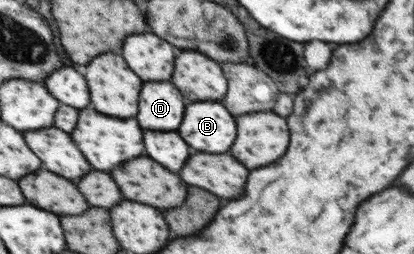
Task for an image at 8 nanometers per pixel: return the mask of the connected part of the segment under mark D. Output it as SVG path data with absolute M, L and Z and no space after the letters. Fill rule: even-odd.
M144 83L138 123L142 129L178 129L184 115L184 97L172 83Z

